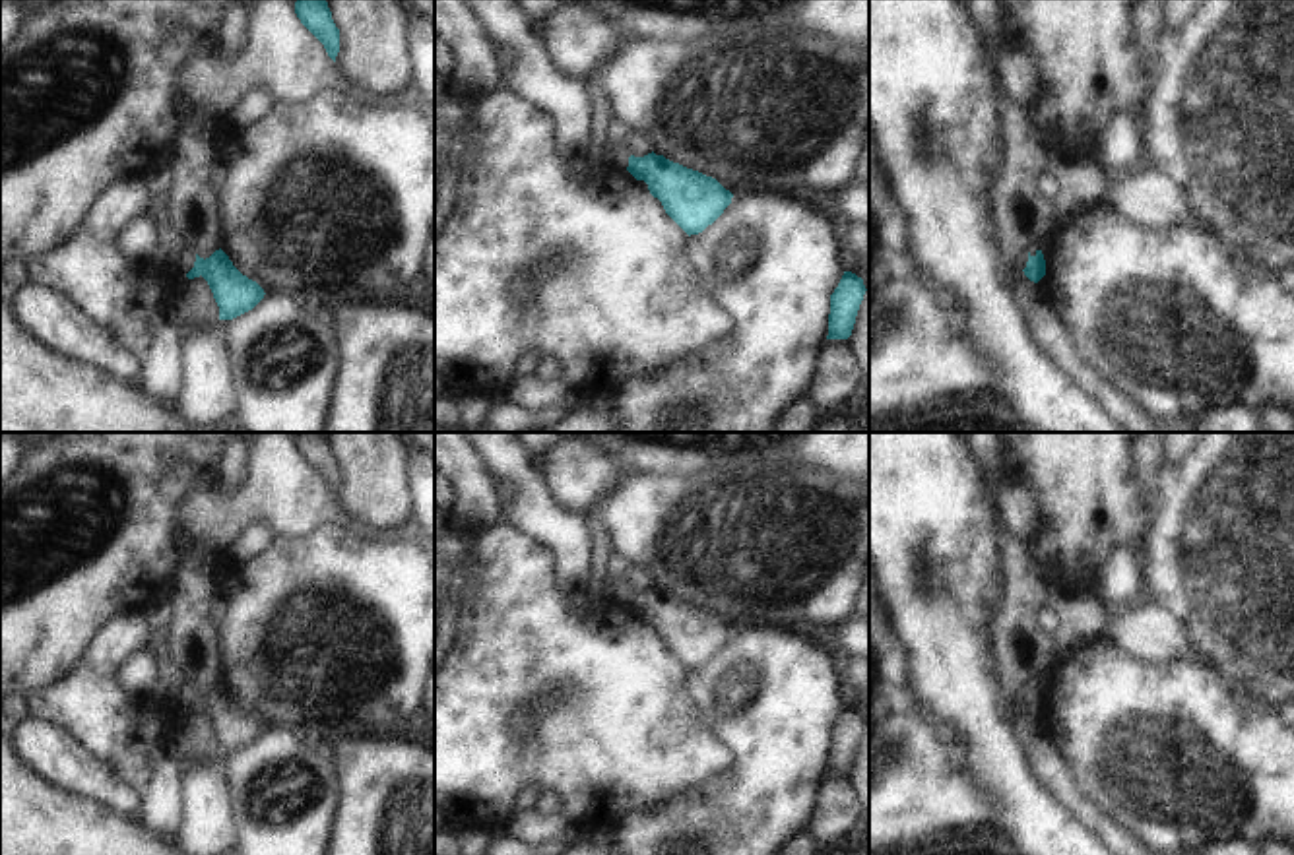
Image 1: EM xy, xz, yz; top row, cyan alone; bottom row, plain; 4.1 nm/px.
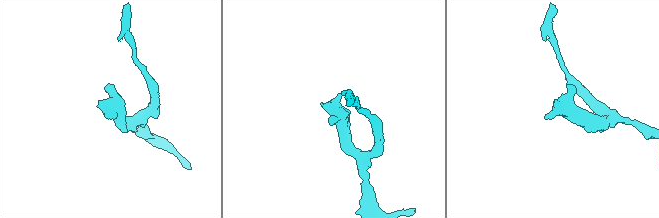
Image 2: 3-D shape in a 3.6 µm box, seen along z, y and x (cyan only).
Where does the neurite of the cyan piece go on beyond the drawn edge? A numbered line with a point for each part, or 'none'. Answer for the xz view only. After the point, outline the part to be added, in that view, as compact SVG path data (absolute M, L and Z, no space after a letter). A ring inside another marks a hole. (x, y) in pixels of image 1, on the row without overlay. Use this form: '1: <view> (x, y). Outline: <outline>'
1: xz (619, 586). Outline: M623 576L611 578L611 591L613 591L615 599L621 601L623 605L627 605L631 589L632 589L632 586Z

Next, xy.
1: xy (185, 695). Outline: M182 682L180 688L177 690L177 702L182 706L182 708L188 708L192 702L194 702L194 696L196 696L196 686L190 684L190 682Z

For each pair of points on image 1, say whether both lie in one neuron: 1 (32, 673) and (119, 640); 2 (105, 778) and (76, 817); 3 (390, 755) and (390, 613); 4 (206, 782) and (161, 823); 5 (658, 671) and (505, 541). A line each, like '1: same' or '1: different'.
1: different
2: different
3: different
4: different
5: same

